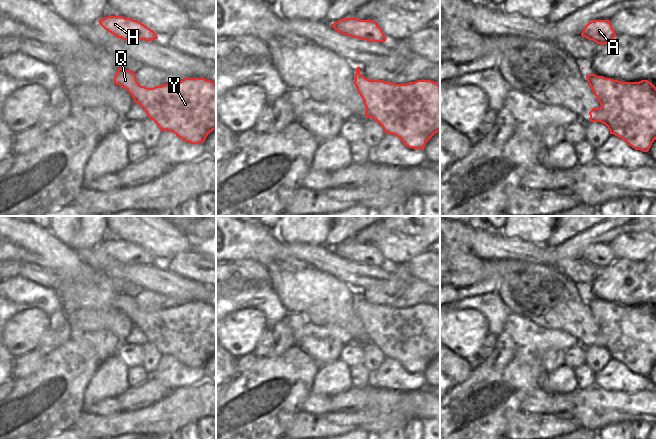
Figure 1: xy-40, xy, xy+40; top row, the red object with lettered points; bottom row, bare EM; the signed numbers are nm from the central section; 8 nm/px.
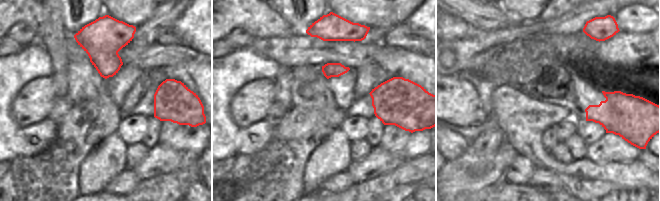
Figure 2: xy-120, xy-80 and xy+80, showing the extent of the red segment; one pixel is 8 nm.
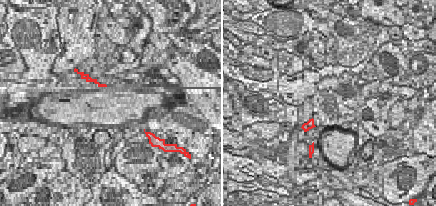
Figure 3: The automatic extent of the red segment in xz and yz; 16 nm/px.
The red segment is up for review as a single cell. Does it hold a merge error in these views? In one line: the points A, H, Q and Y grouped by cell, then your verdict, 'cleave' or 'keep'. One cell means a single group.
A H Q / Y; cleave

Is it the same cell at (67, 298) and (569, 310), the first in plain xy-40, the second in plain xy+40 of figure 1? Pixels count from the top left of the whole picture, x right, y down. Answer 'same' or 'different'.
same

